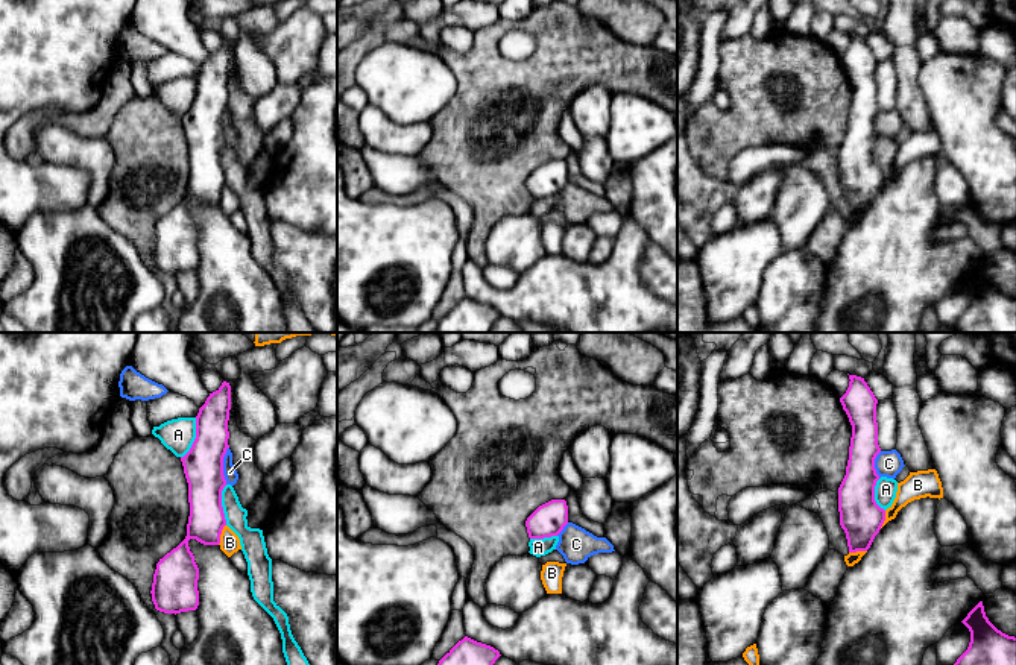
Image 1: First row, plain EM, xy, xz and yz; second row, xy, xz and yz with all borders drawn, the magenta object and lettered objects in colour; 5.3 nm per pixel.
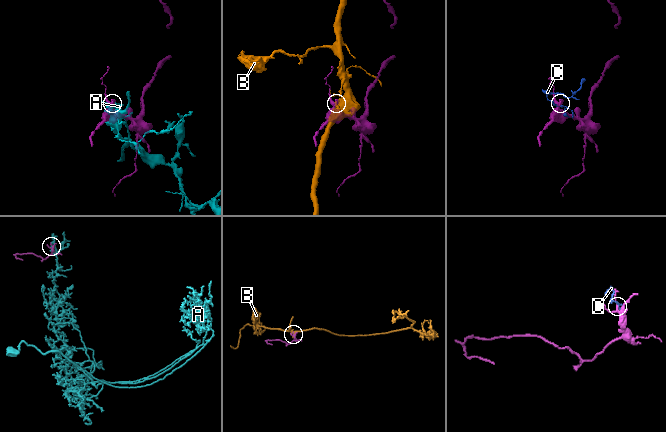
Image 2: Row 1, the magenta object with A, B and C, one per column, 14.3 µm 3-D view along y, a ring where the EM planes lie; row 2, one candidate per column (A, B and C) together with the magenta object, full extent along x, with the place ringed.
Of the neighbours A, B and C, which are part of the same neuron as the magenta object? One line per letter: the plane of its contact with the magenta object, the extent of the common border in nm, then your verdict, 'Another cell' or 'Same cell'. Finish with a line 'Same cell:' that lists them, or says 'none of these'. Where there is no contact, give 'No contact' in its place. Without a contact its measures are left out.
A: Touches magenta in xy. Shared border 240 nm. Another cell
B: Touches magenta in xy. Shared border 120 nm. Another cell
C: Touches magenta in xy. Shared border 200 nm. Another cell
Same cell: none of these

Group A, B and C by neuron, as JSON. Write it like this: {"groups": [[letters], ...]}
{"groups": [["A"], ["B"], ["C"]]}

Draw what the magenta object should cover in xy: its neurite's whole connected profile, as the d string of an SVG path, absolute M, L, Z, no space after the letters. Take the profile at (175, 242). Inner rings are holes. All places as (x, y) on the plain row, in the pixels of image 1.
M223 41L199 68L196 99L181 117L188 143L190 176L185 199L156 223L150 254L159 272L176 275L199 266L199 228L188 200L219 205L226 185L222 150L226 146L223 117L229 108L229 70L231 46Z

